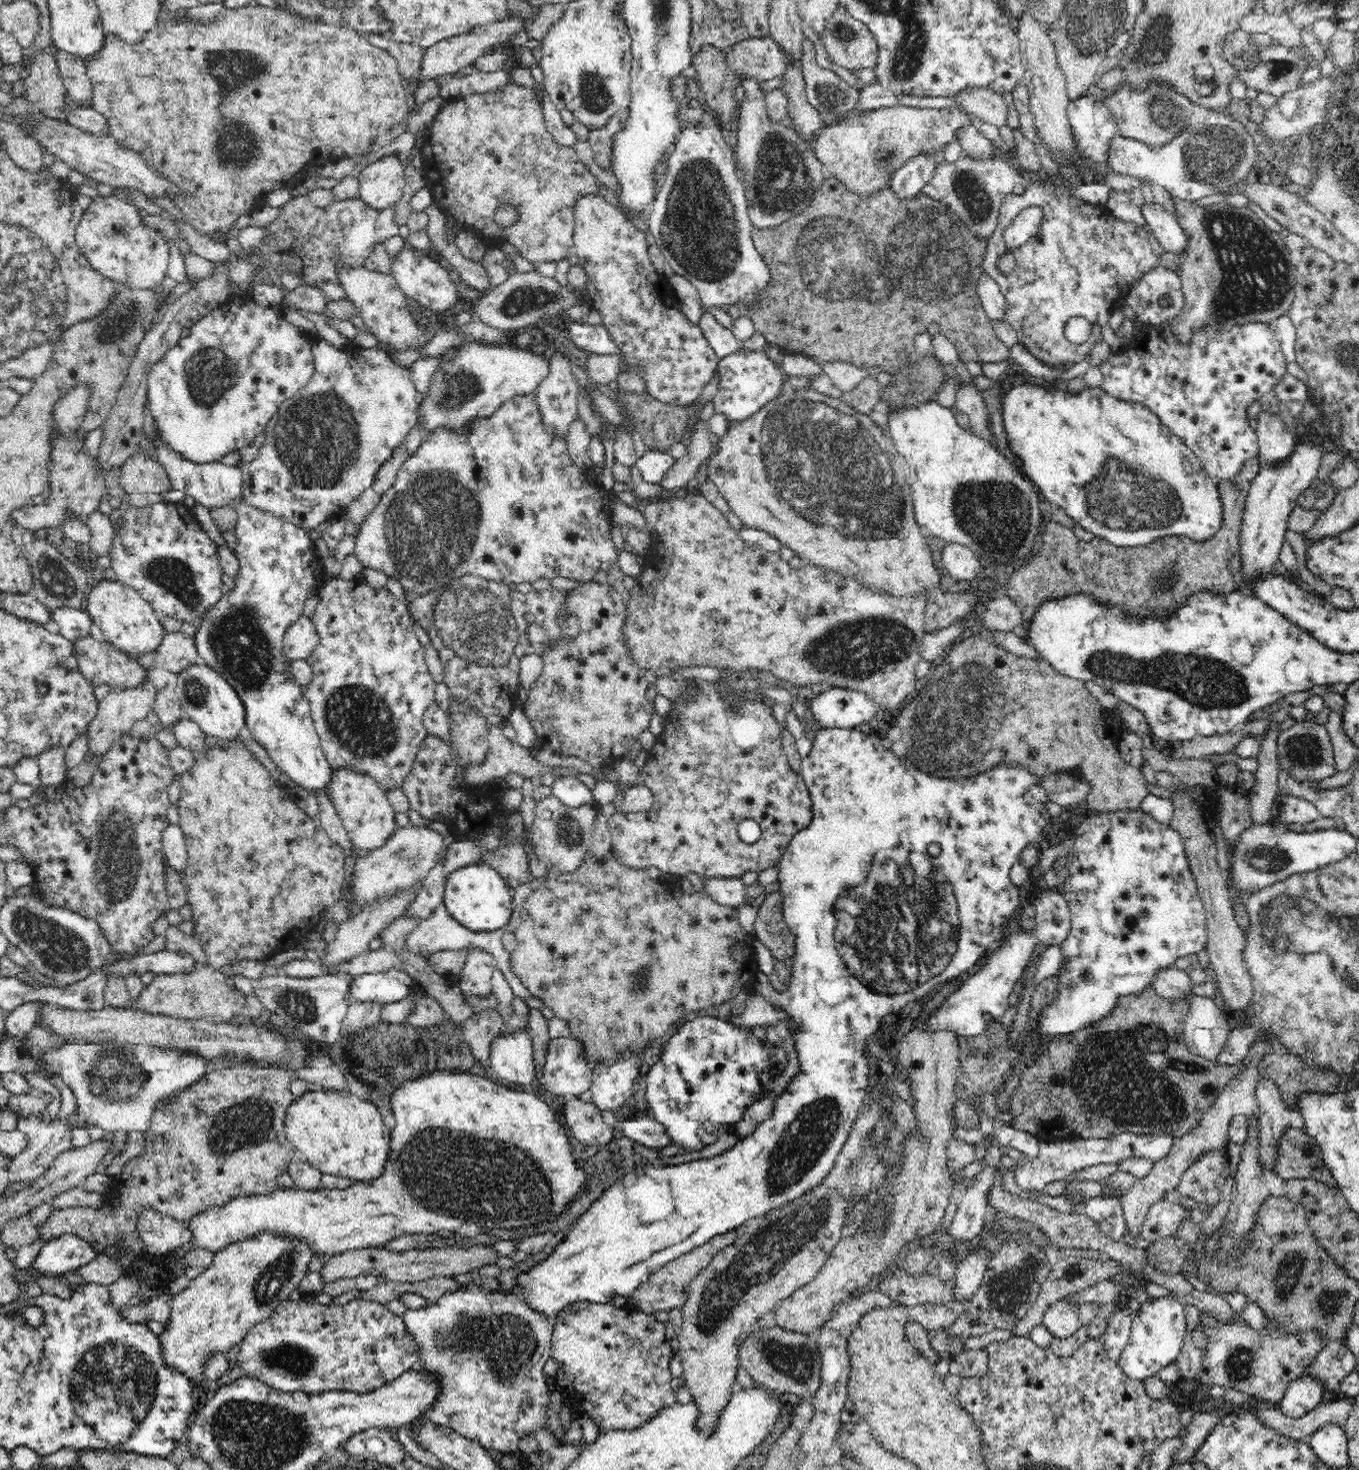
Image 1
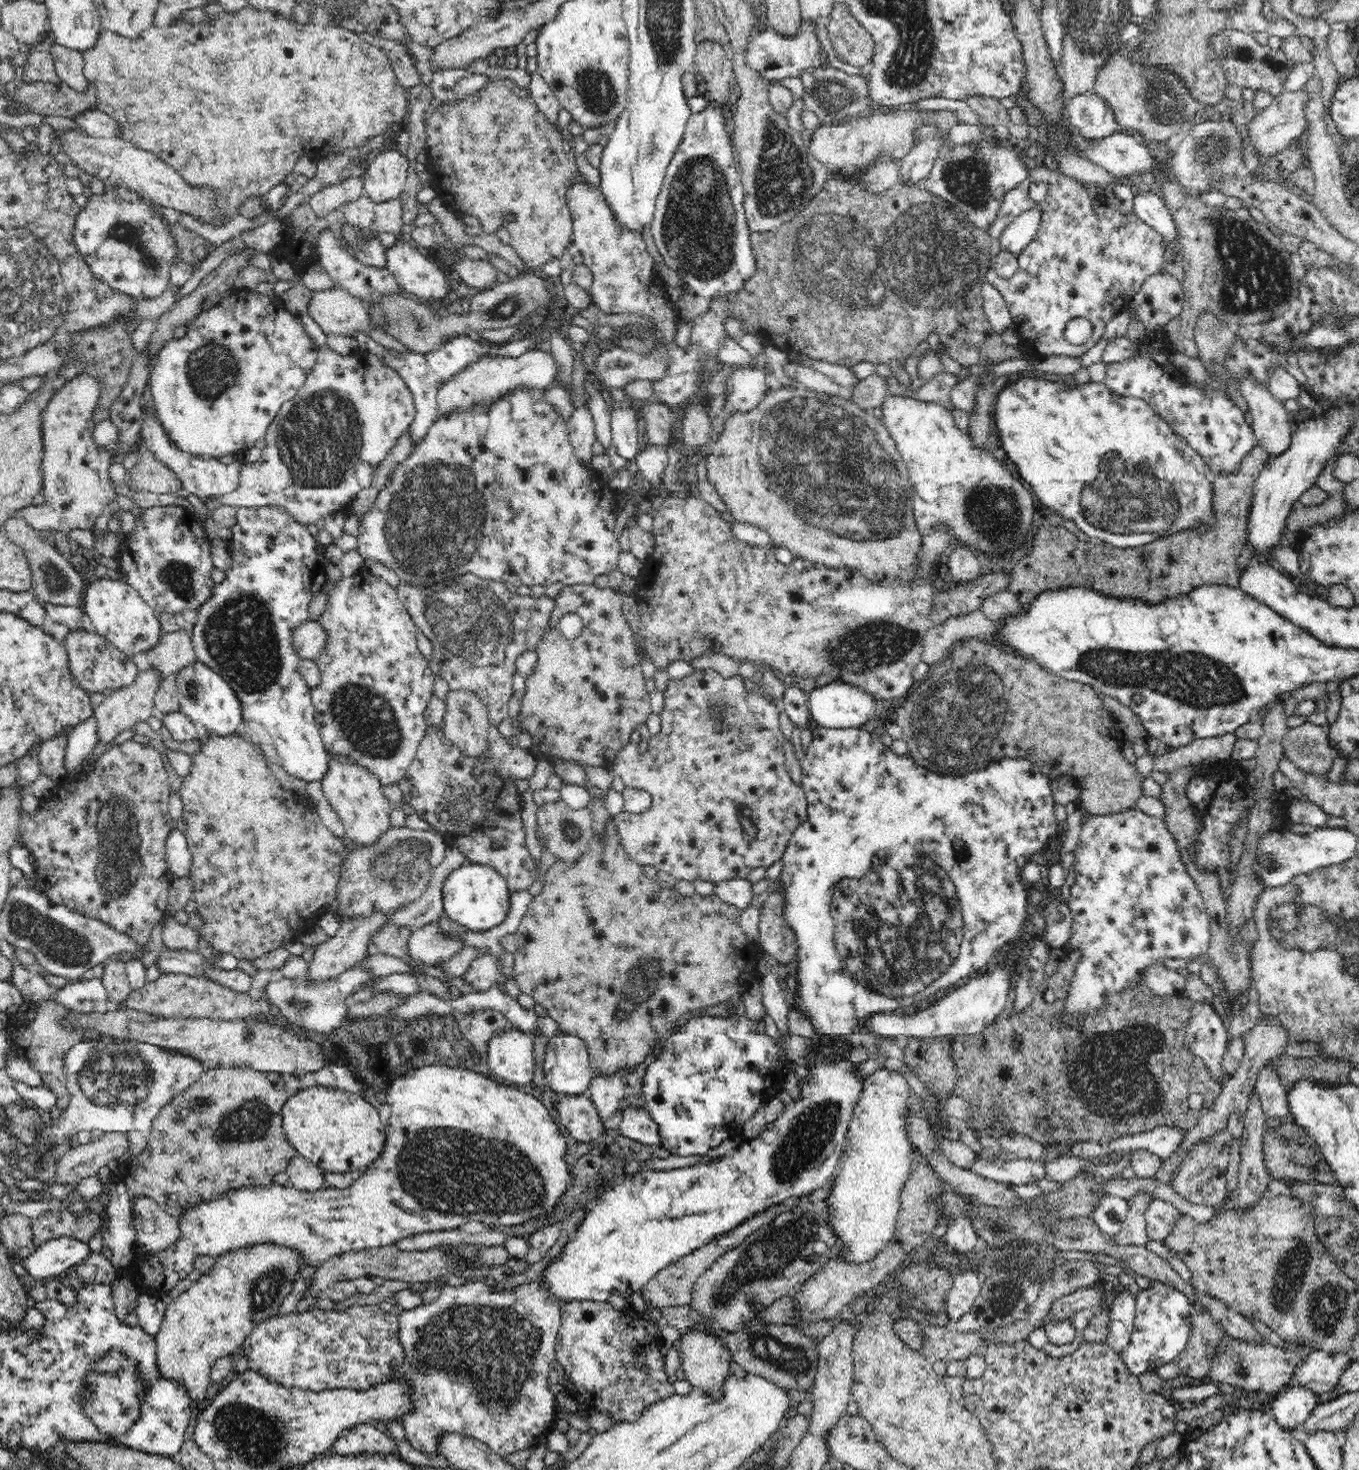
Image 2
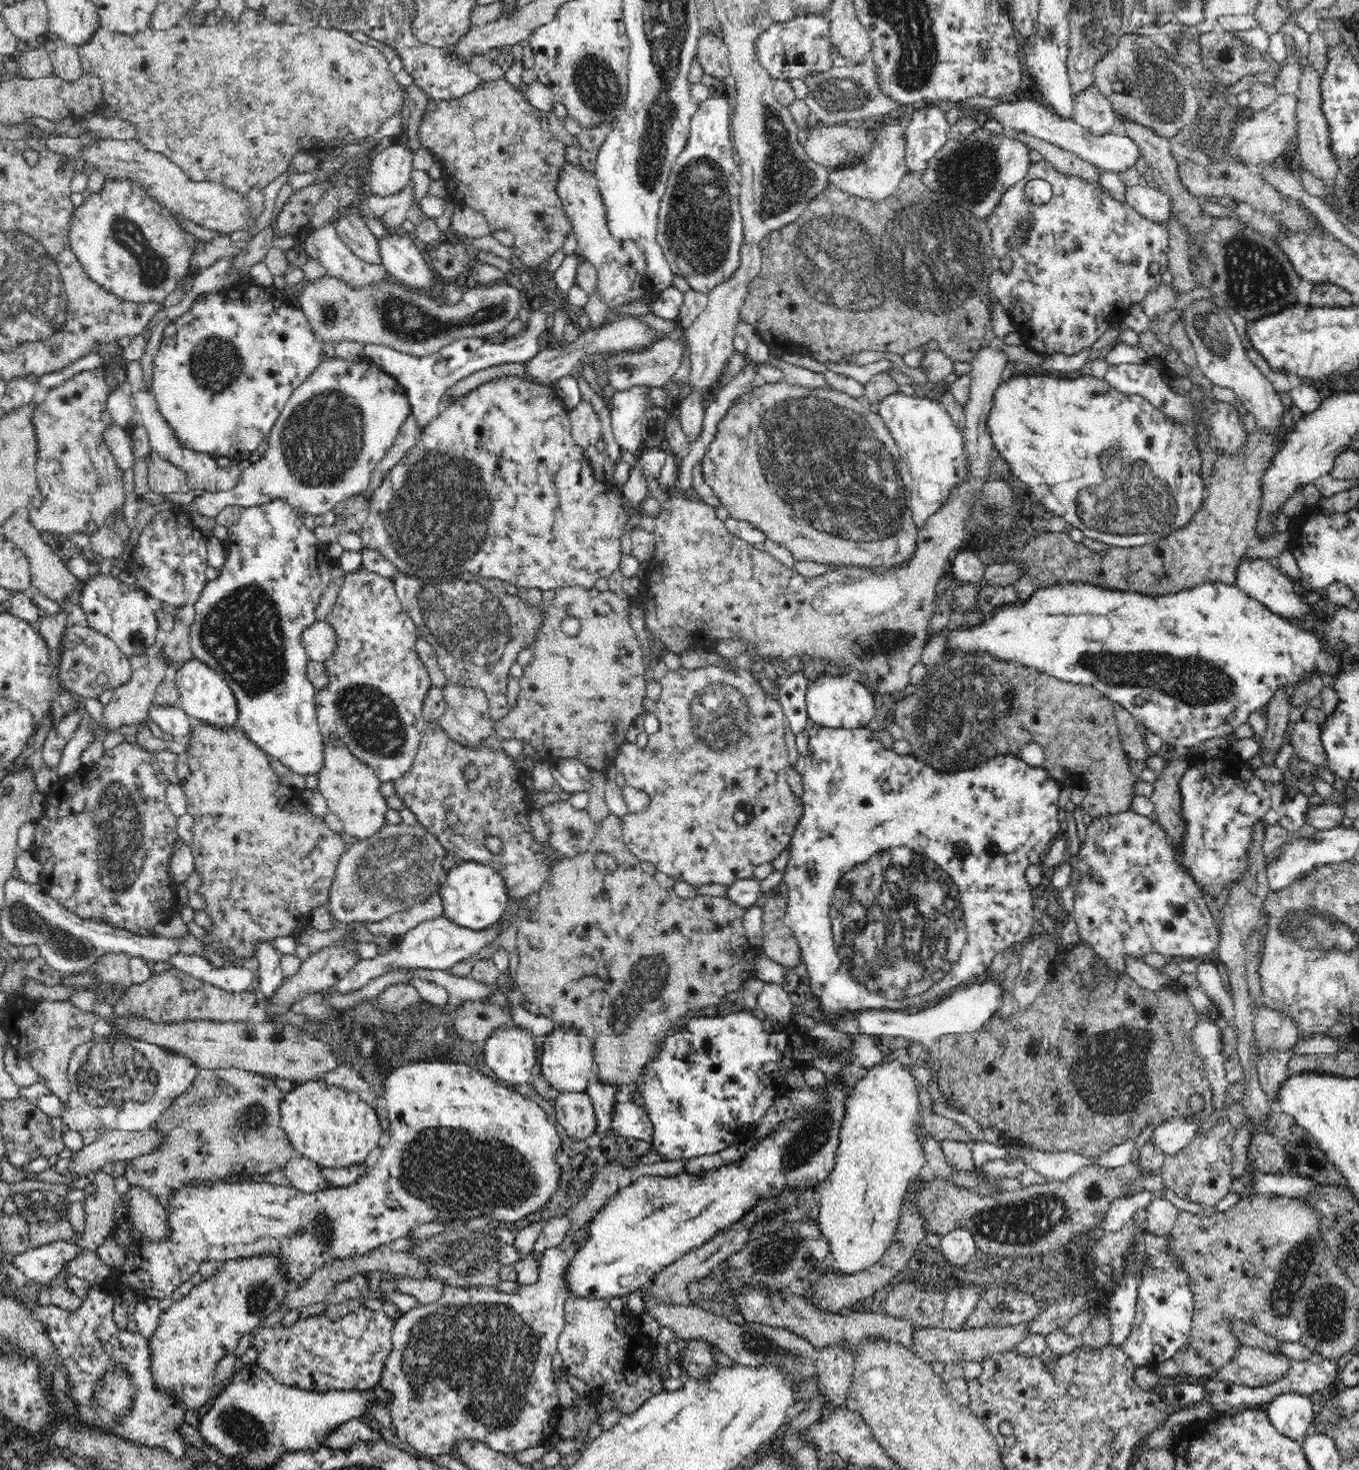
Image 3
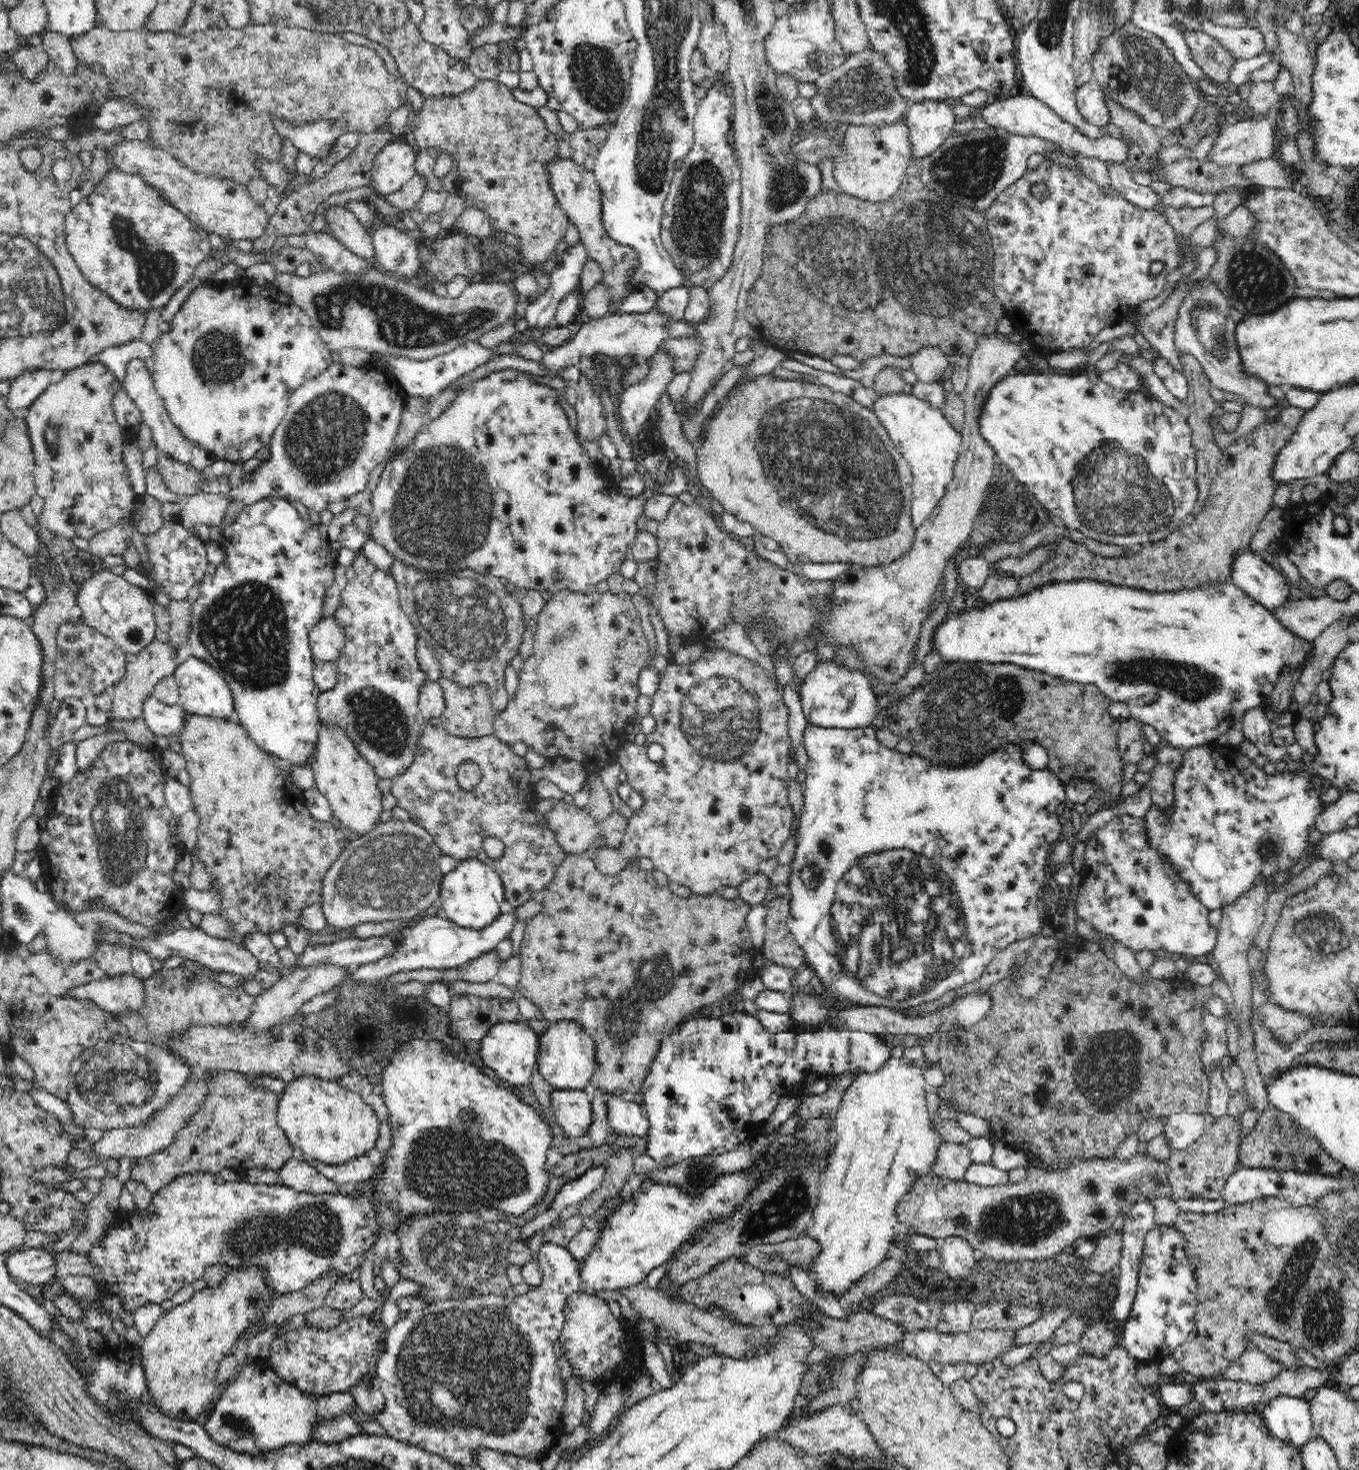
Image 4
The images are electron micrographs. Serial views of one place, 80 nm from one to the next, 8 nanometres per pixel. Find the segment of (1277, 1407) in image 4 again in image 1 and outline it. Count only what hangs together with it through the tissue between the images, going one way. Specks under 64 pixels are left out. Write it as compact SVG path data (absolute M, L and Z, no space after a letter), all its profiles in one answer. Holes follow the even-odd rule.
M1304 1374L1287 1384L1279 1408L1290 1416L1302 1416L1318 1405L1331 1400L1333 1393L1330 1388L1327 1388L1327 1382L1319 1378L1319 1375Z

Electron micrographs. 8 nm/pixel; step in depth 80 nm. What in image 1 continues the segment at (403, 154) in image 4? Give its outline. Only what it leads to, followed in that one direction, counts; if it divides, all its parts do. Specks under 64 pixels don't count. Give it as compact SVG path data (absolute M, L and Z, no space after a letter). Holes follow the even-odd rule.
M394 156L367 161L356 178L359 183L356 198L370 209L381 211L392 208L404 196L404 169Z

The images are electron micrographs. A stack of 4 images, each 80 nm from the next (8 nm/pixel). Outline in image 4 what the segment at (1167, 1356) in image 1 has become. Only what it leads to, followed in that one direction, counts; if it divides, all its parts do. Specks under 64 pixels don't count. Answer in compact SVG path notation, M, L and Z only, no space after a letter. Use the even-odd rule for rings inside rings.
M1154 1226L1145 1234L1144 1242L1132 1316L1126 1323L1123 1337L1116 1338L1115 1344L1124 1347L1138 1364L1159 1365L1186 1342L1193 1330L1198 1303L1196 1282L1182 1249L1182 1235L1174 1227Z

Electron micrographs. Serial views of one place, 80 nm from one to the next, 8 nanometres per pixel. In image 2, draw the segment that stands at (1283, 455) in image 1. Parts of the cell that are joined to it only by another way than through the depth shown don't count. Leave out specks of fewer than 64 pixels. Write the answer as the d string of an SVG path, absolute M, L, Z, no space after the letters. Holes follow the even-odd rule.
M1244 381L1241 390L1253 416L1251 427L1257 446L1264 449L1267 458L1283 455L1290 448L1293 437L1284 404L1277 401L1269 389L1262 389L1250 381Z

